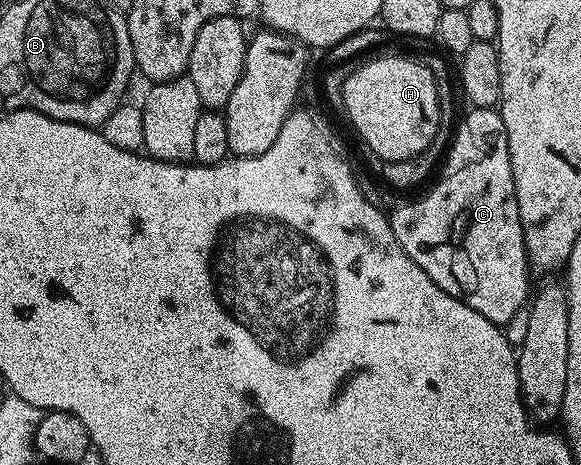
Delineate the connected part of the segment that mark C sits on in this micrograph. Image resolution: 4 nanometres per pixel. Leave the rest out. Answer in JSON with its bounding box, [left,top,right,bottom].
[388,107,532,325]

